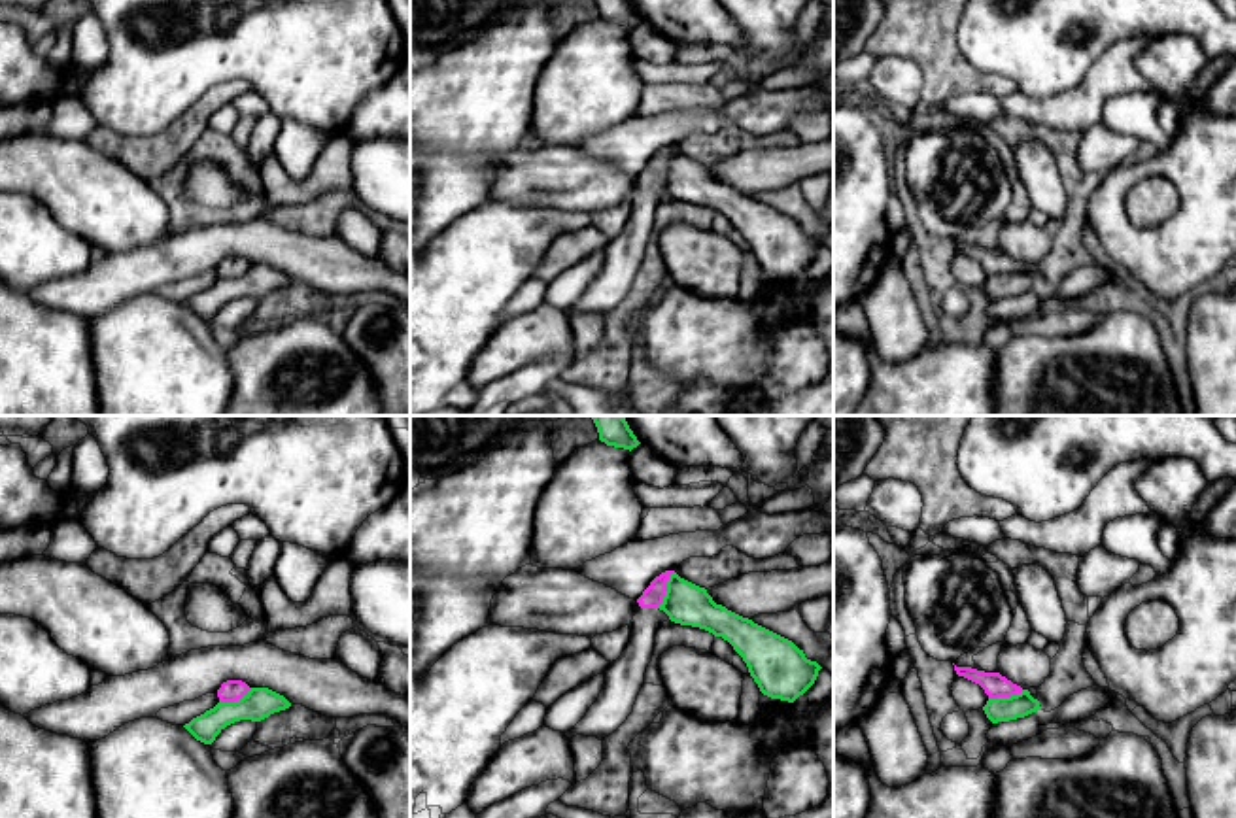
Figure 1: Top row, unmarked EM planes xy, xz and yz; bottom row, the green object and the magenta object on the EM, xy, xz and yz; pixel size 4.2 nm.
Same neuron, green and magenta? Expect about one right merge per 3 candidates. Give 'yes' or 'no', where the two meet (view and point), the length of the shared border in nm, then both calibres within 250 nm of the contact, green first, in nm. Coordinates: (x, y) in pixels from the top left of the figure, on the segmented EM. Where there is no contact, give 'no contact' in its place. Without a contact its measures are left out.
no | xz (668, 590) | 180 nm | 180/90 nm

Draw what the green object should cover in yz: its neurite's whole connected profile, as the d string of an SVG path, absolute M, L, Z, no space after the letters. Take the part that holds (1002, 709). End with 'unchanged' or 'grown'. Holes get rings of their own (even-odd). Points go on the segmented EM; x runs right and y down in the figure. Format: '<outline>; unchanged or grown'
M1024 690L1011 697L988 699L983 710L992 724L998 724L1024 718L1036 710L1041 710L1041 707L1039 701L1034 699L1028 690Z; unchanged

